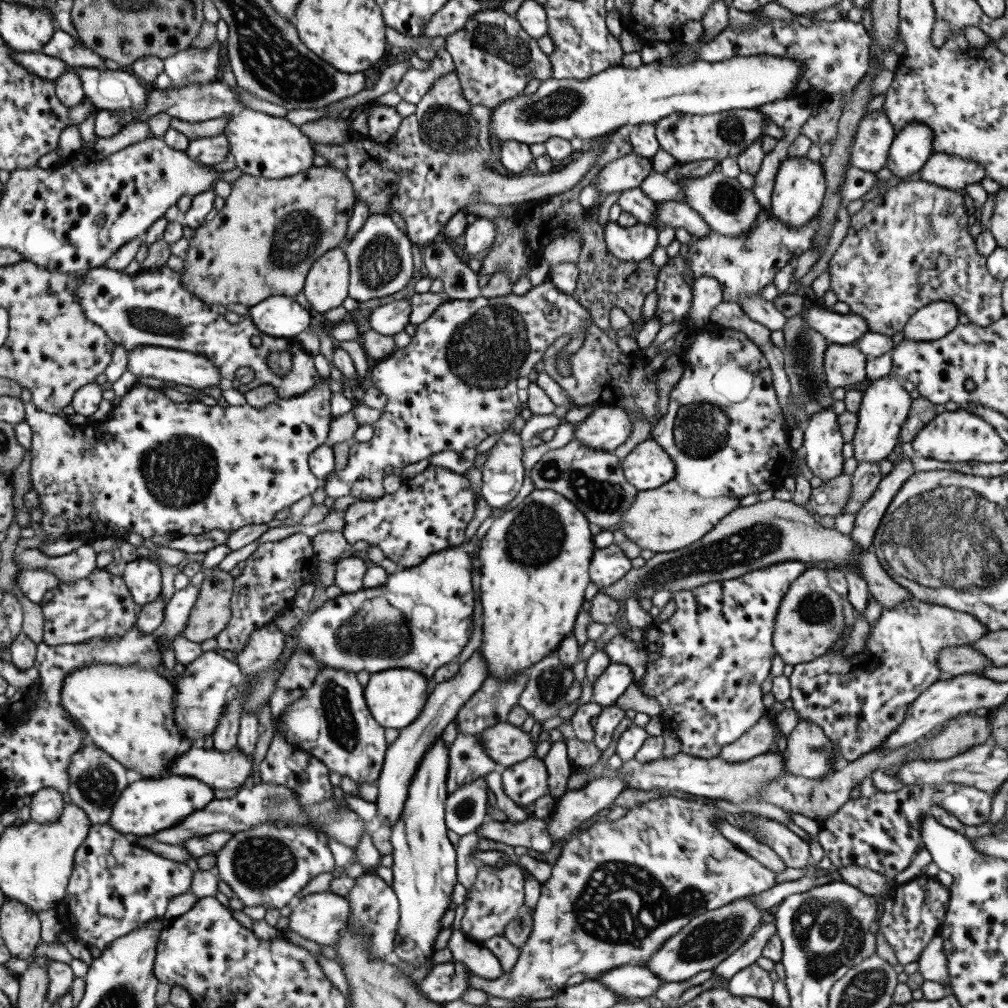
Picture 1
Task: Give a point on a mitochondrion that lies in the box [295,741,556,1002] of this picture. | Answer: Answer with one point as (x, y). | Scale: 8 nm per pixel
(464, 809)

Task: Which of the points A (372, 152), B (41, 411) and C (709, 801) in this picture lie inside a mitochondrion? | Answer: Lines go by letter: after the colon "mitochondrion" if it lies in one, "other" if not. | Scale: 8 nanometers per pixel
A: other
B: other
C: other

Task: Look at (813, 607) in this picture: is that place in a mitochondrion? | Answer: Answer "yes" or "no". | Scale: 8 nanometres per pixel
yes

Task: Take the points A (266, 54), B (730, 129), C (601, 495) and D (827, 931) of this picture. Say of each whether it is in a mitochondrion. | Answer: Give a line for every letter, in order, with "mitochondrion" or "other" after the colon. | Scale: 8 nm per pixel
A: mitochondrion
B: mitochondrion
C: mitochondrion
D: mitochondrion

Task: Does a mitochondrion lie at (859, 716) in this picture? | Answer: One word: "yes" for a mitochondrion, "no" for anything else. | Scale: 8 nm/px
no

